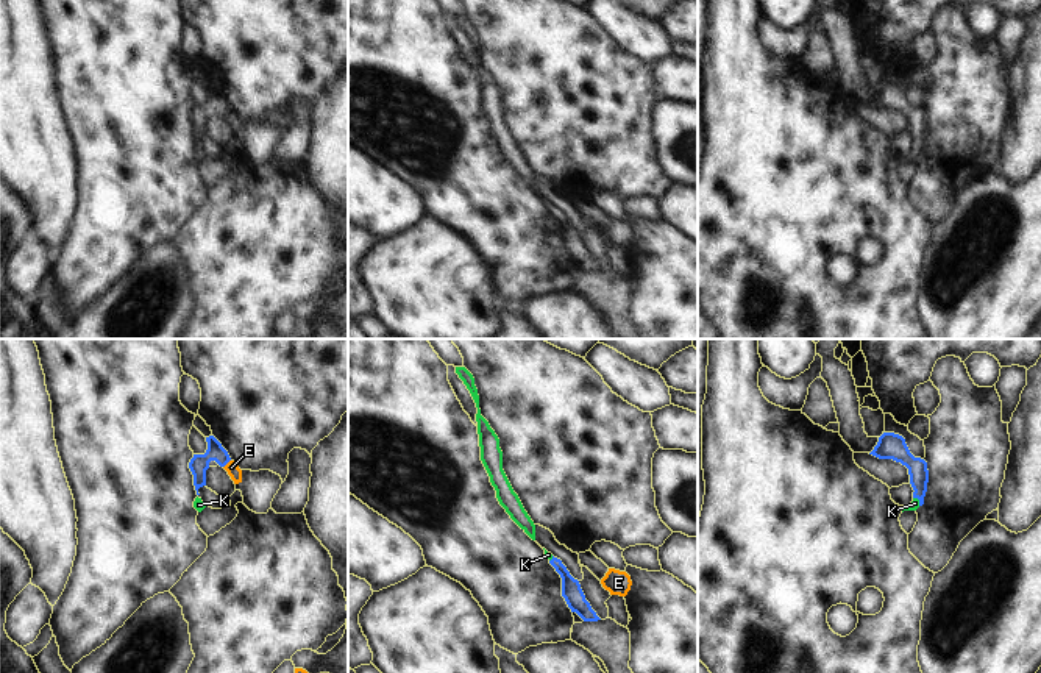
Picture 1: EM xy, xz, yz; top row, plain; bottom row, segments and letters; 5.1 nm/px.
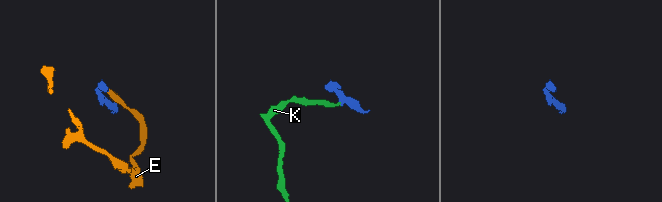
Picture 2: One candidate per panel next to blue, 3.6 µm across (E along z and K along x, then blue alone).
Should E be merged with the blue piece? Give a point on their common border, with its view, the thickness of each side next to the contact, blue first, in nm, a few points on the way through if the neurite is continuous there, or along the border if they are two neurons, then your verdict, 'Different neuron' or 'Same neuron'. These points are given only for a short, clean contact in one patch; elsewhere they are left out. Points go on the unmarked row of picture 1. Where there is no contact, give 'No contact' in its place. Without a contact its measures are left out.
Touches blue at xy (227, 113). Thickness 100 nm (blue) against 70 nm. Boundary: xy (230, 110), (223, 117). Different neuron

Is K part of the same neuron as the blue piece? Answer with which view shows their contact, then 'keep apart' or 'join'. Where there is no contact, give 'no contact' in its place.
yz | join

